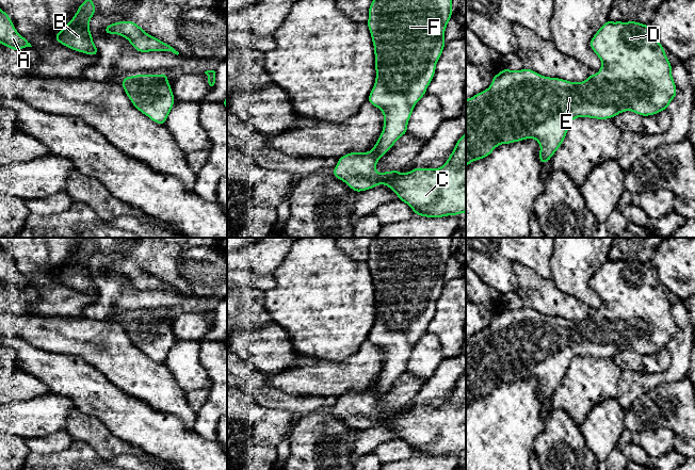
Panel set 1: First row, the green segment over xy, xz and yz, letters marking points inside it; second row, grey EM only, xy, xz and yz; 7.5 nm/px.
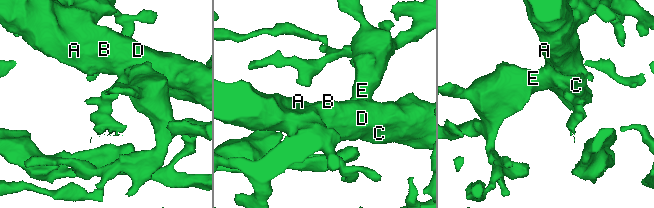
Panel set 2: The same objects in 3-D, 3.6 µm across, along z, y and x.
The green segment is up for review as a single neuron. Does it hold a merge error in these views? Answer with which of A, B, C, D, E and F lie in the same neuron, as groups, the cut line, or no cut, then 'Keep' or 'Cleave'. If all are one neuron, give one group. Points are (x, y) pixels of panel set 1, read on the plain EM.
Groups: A B C D E F. No split. Keep

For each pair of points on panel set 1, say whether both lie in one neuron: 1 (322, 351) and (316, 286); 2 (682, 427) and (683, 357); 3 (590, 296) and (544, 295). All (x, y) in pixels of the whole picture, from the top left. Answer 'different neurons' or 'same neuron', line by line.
1: same neuron
2: different neurons
3: different neurons

